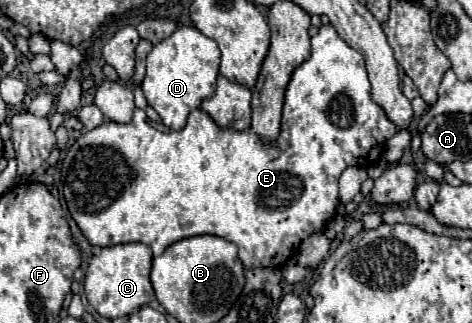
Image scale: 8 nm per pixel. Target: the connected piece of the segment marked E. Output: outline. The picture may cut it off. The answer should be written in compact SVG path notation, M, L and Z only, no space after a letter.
M328 24L328 26L320 26L320 32L312 38L312 56L302 62L286 88L286 96L284 96L284 110L282 110L282 126L280 126L280 136L274 142L264 142L258 134L254 134L250 128L246 130L234 130L234 128L220 128L206 112L202 112L200 108L192 110L188 116L188 122L182 130L168 130L164 126L154 124L144 110L136 108L134 110L134 118L126 124L118 124L118 122L104 122L98 128L84 132L68 150L66 158L62 160L62 168L60 168L60 178L62 178L62 192L68 204L68 210L72 214L72 218L76 220L78 228L82 230L82 234L90 240L92 246L112 246L112 244L124 244L124 242L142 242L146 246L152 248L154 256L162 254L170 244L190 238L190 236L200 236L200 234L212 234L212 236L220 236L226 238L228 242L234 242L238 246L238 256L244 264L244 270L254 270L254 268L284 268L286 262L294 256L294 252L298 250L298 246L312 234L322 234L326 224L336 216L336 208L338 208L338 178L340 174L348 168L348 166L365 166L368 168L373 165L383 152L385 142L388 142L394 134L398 132L396 124L392 120L388 120L386 112L382 110L382 106L378 106L372 96L370 96L370 80L366 74L366 66L364 66L364 56L350 48L342 38L338 38L336 30Z

